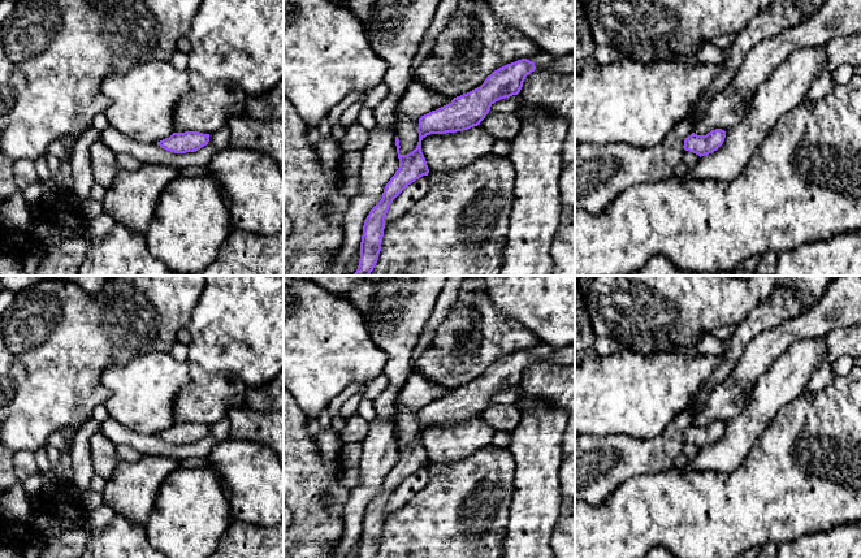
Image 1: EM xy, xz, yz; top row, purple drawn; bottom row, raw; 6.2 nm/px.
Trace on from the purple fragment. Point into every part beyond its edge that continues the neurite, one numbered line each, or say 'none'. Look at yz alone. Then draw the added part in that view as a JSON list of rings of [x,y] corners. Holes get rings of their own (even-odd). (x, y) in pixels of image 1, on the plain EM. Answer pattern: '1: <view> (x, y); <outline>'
none

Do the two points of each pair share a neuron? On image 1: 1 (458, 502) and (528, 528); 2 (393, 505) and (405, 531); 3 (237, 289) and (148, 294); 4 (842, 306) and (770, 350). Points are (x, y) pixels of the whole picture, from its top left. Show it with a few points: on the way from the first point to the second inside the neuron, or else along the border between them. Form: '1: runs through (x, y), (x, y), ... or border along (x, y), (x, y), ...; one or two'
1: border along (514, 491), (507, 531), (502, 544); two
2: border along (419, 491), (385, 519); two
3: border along (204, 289), (193, 310), (190, 320); two
4: runs through (823, 318), (818, 323), (788, 332); one

